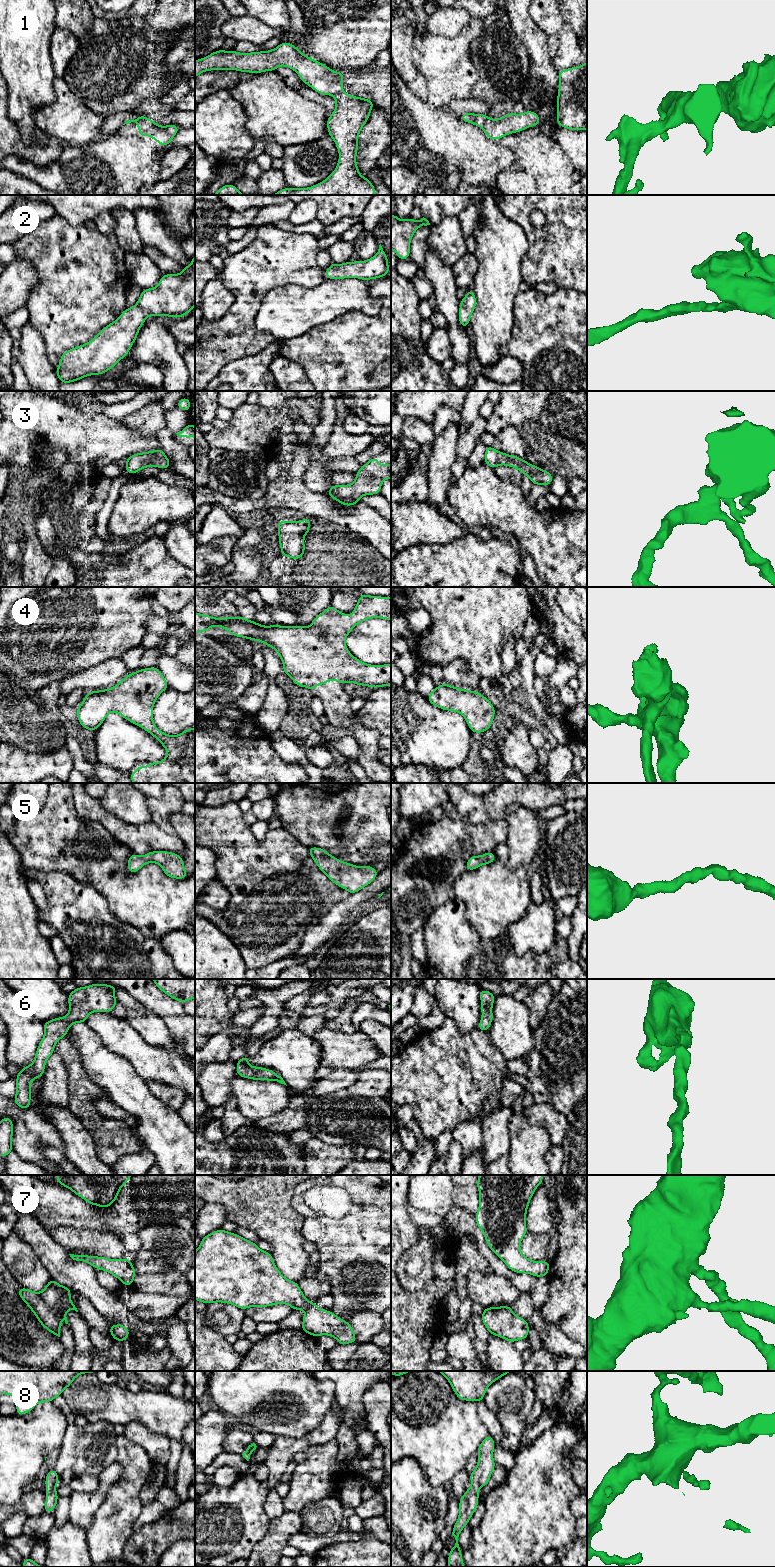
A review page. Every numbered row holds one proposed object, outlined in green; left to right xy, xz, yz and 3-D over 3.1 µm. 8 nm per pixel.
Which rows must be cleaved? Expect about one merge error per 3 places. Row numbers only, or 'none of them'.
1

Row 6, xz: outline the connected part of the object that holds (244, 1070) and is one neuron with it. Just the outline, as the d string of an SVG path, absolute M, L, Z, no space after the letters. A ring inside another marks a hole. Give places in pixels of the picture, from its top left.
M245 1055L236 1062L237 1076L248 1078L251 1080L276 1081L286 1085L283 1078L280 1075L276 1074L273 1070L264 1067L256 1067L256 1066L251 1067L248 1063L249 1063L249 1057L247 1055Z

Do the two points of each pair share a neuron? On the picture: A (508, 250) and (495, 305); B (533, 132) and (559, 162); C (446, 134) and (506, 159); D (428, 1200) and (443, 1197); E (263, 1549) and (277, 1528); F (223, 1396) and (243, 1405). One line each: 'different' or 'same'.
A: same
B: same
C: same
D: same
E: same
F: same

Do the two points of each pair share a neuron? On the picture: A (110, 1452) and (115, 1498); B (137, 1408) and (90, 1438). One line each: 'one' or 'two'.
A: two
B: two

